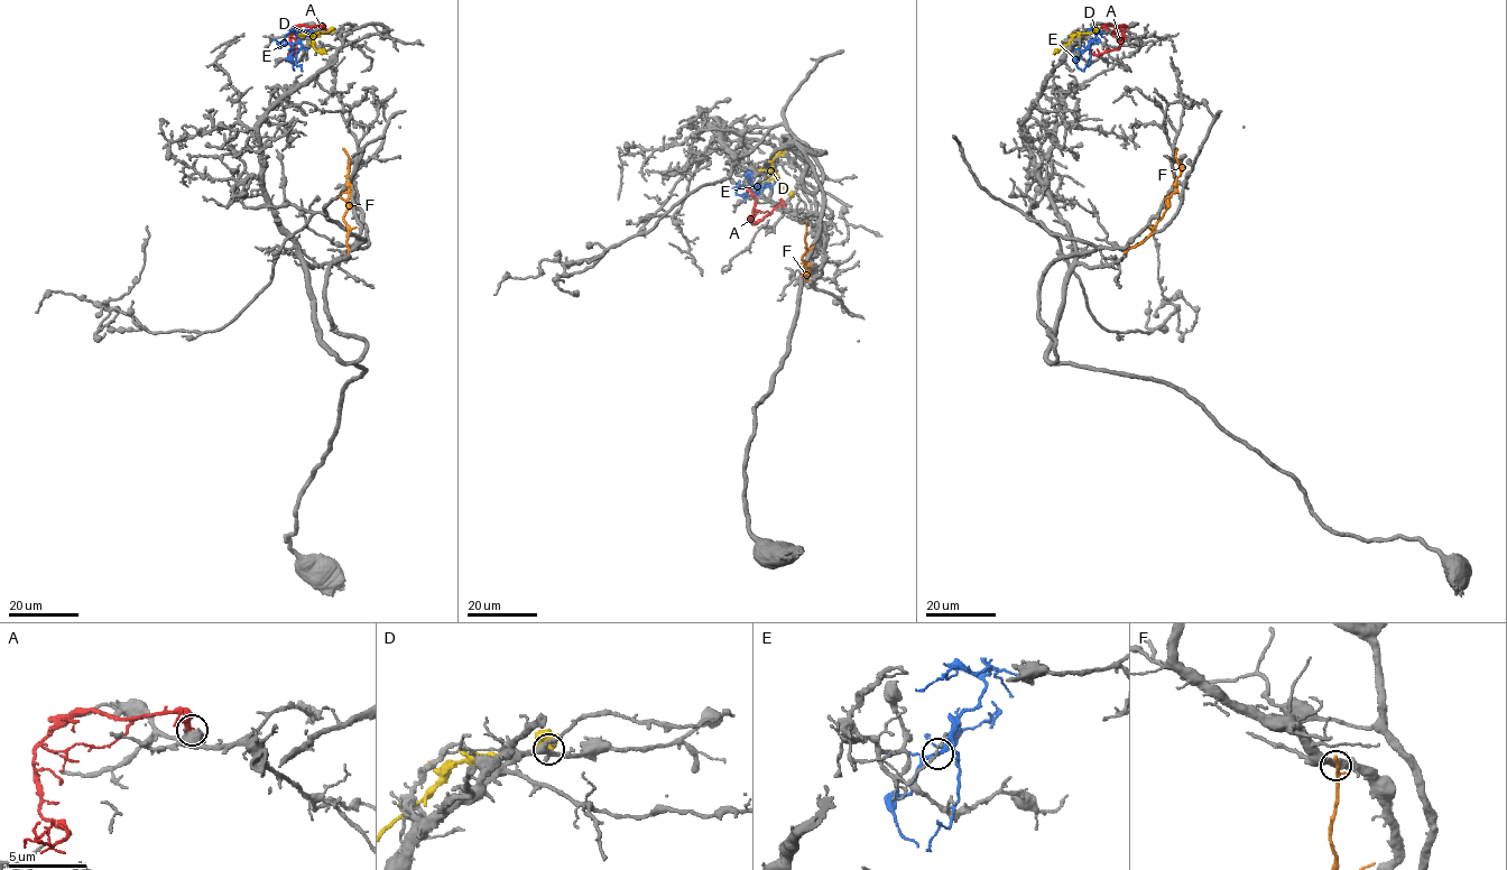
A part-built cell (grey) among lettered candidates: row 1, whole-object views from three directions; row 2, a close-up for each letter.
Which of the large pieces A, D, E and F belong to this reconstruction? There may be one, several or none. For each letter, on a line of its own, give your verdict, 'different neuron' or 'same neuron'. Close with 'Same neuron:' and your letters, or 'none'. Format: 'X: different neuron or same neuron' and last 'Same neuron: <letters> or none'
A: different neuron
D: different neuron
E: different neuron
F: different neuron
Same neuron: none

